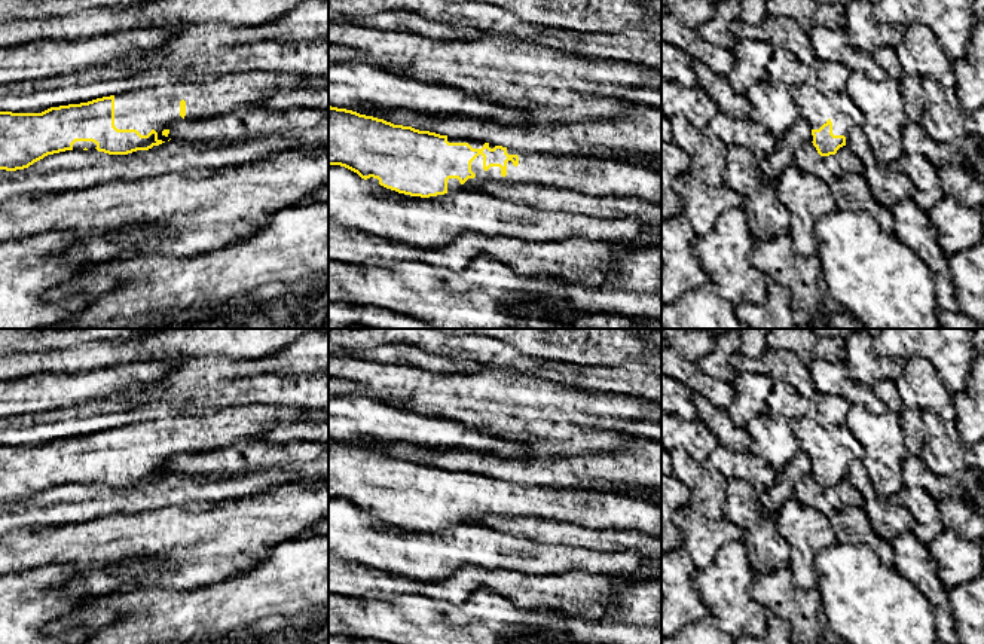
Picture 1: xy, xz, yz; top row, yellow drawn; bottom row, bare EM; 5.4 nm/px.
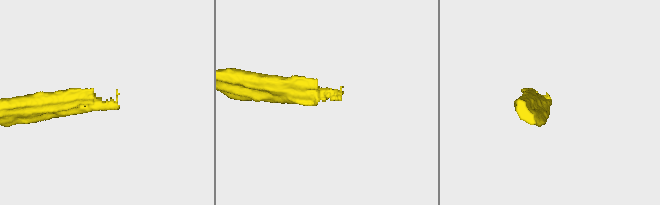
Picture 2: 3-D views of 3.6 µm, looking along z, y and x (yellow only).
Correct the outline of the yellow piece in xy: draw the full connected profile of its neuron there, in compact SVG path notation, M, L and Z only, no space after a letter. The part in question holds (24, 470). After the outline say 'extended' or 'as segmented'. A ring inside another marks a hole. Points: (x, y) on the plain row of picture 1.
M260 403L219 409L199 408L195 413L147 419L88 436L51 440L42 446L0 445L0 503L24 503L48 488L73 482L97 482L109 488L149 483L169 474L169 464L180 455L219 451L241 442L266 440L275 424L297 419L327 421L328 412Z | extended

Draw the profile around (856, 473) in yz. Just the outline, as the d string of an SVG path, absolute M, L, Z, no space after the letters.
M853 460L850 463L849 468L846 470L846 479L862 495L864 509L867 509L874 501L875 491L861 460Z

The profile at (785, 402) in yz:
M774 381L768 397L768 413L785 421L798 418L820 419L818 406L812 399L800 394L792 385Z

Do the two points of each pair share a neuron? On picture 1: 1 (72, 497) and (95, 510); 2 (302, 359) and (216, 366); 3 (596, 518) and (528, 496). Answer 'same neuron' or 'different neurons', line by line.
1: same neuron
2: same neuron
3: same neuron

